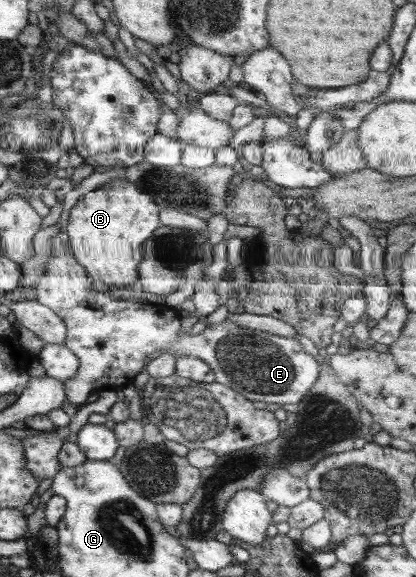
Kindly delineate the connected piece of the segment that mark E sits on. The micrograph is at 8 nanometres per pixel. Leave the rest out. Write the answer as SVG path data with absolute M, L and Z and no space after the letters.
M65 252L65 254L55 254L53 253L48 261L45 263L44 273L38 276L34 288L36 290L36 301L40 303L44 303L46 307L49 307L49 310L54 311L57 315L59 315L67 326L67 336L64 338L64 345L68 347L70 351L76 356L78 360L80 360L80 369L77 370L75 376L71 377L70 380L63 381L63 390L64 390L64 398L67 402L71 404L75 404L77 406L85 404L85 399L89 394L99 393L103 390L116 390L125 387L128 384L132 384L134 376L137 376L141 371L145 370L145 358L151 354L151 352L155 352L156 350L163 350L163 353L174 354L175 358L183 358L183 356L193 358L199 358L201 362L205 362L211 368L211 374L215 376L215 381L217 383L221 383L223 386L229 387L231 390L234 390L239 396L246 398L250 401L259 401L265 402L267 404L278 404L279 406L283 404L295 404L301 400L301 397L304 396L305 393L313 386L316 382L316 378L319 376L319 359L313 358L310 354L305 353L303 349L301 349L301 345L296 338L283 338L280 335L274 335L271 333L263 333L258 330L251 330L249 327L241 327L233 324L232 322L227 322L224 320L220 323L214 324L204 324L201 327L197 327L196 329L186 332L185 336L177 336L179 334L179 316L177 316L177 312L175 312L175 308L168 307L165 304L151 304L147 302L136 302L135 300L121 300L121 299L111 299L107 292L97 292L91 286L91 281L87 275L86 270L80 264L77 264L75 260L73 260L73 256L69 254L69 252Z

